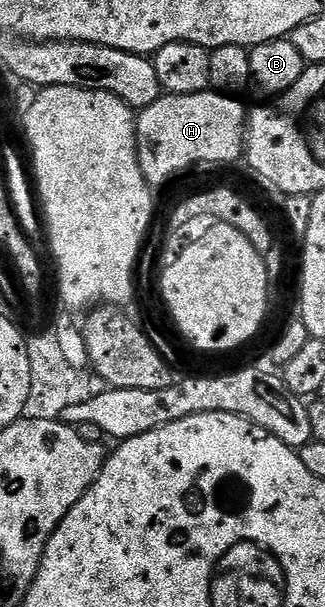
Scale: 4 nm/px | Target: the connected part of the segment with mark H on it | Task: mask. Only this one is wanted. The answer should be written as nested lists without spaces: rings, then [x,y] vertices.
[[[214,90],[180,96],[164,94],[157,98],[157,102],[153,102],[153,106],[142,109],[135,122],[135,141],[139,165],[147,183],[152,186],[167,184],[178,172],[194,164],[231,164],[238,156],[240,159],[245,152],[245,125],[249,112],[246,107],[243,109],[239,100],[242,99]]]

